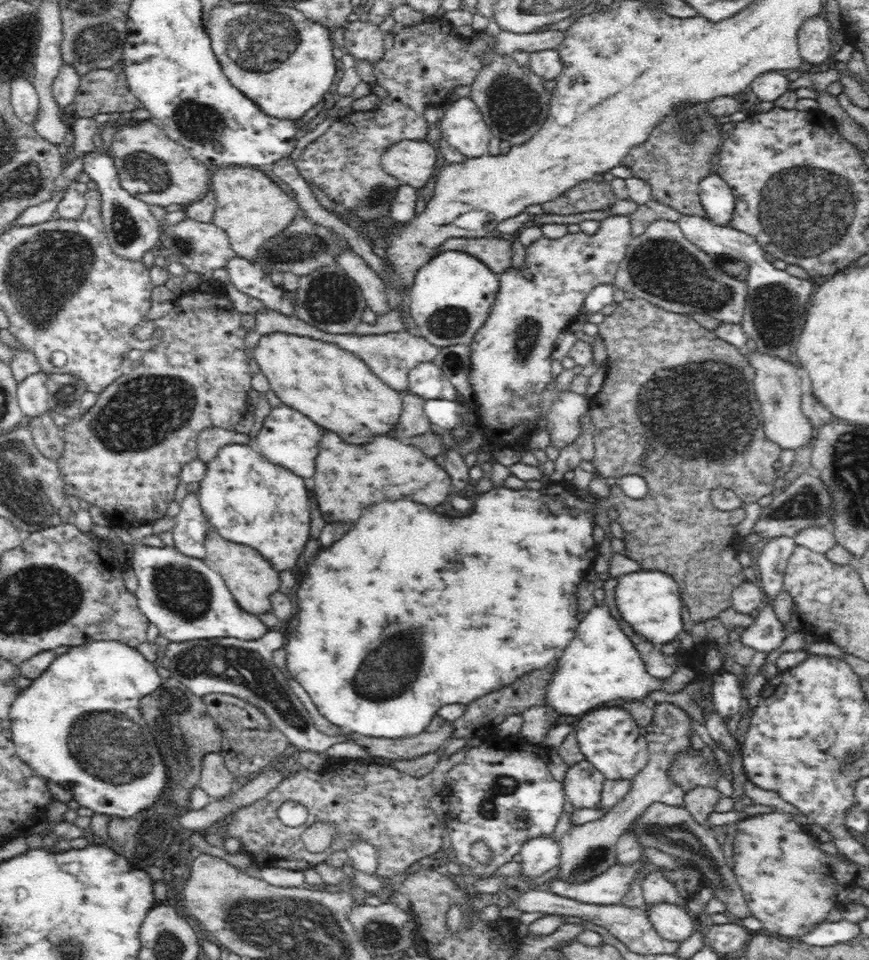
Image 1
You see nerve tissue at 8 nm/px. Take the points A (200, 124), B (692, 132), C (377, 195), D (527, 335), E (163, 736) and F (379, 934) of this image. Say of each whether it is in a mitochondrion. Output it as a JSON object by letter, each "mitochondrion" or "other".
{"A":"mitochondrion","B":"mitochondrion","C":"mitochondrion","D":"mitochondrion","E":"mitochondrion","F":"mitochondrion"}

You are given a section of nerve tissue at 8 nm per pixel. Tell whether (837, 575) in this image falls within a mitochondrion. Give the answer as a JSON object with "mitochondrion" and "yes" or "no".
{"mitochondrion":"no"}

